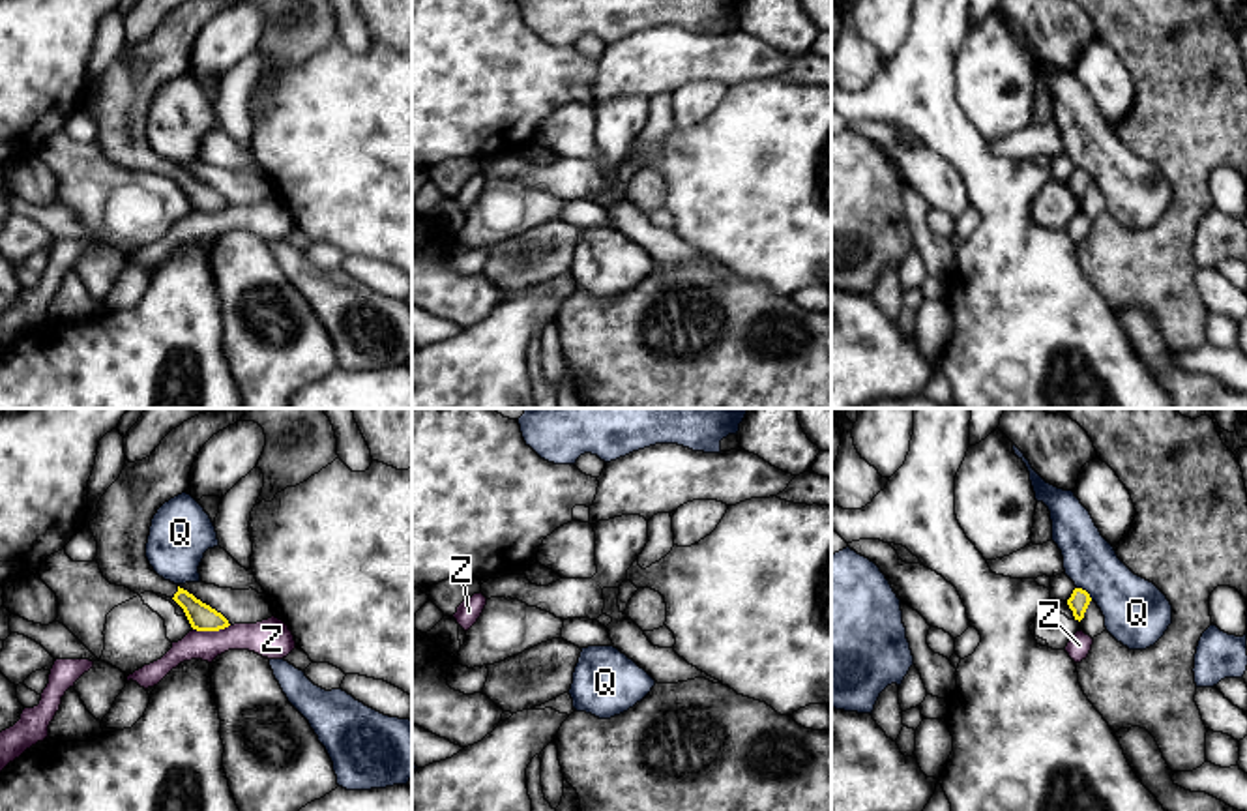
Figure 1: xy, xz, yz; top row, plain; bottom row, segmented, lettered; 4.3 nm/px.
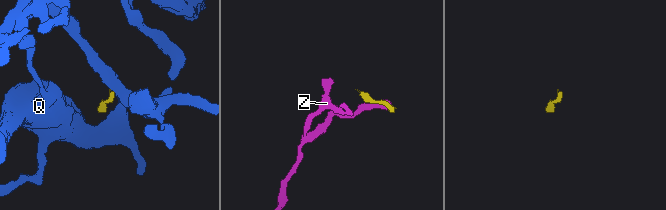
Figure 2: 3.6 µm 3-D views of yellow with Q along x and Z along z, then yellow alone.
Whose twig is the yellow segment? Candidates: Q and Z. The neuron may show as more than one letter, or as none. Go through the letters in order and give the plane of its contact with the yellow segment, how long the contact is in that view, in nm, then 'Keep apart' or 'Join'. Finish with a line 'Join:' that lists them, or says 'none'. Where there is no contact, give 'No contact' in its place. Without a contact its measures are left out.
Q: Touches yellow in yz. Shared border 90 nm. Keep apart
Z: Touches yellow in xy. Shared border 170 nm. Keep apart
Join: none

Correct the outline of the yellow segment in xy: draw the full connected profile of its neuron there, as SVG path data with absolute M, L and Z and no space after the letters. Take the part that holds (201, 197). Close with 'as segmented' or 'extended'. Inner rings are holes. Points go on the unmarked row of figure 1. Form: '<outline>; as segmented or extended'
M187 0L142 41L125 41L120 58L97 84L90 111L103 157L135 174L172 178L197 212L219 212L228 200L178 165L159 157L146 139L152 99L170 79L189 69L191 49L204 24L242 0Z; extended

